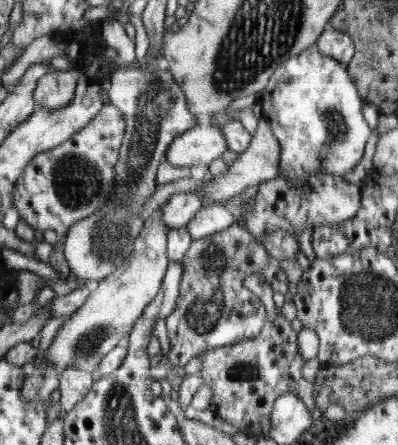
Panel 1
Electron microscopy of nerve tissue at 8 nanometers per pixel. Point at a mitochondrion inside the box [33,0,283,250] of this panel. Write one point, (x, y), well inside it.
(77, 181)

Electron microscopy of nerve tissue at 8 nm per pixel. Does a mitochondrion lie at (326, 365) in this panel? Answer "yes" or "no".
no

